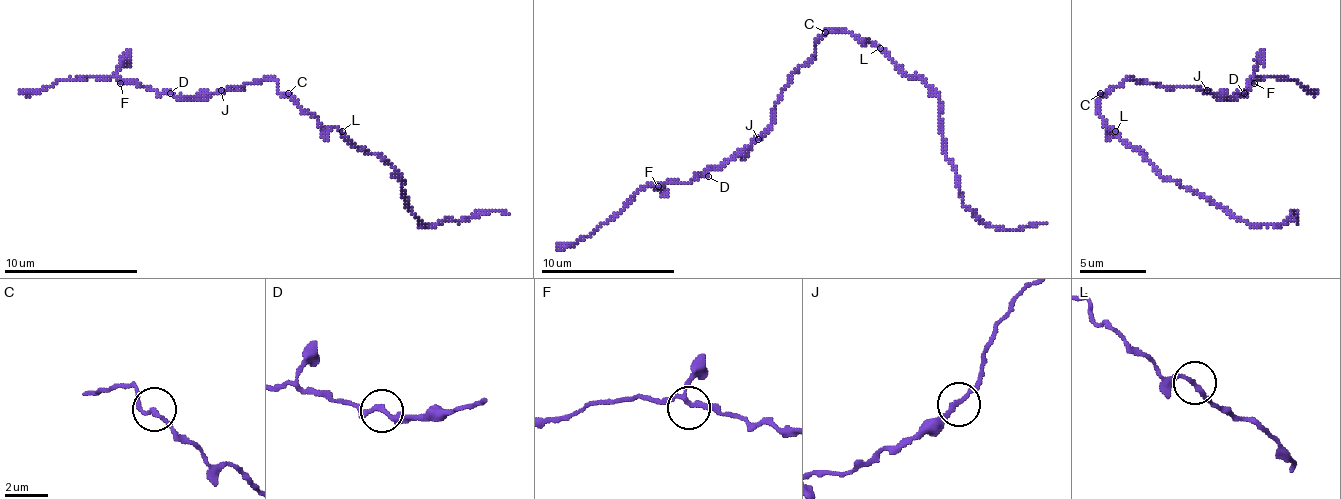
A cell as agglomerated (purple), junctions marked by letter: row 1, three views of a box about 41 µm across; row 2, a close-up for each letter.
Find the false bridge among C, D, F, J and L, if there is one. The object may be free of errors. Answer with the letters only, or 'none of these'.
none of these

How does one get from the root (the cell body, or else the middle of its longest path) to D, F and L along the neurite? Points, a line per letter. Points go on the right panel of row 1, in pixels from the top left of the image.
D: (1100, 97), (1106, 97), (1123, 80), (1140, 80), (1160, 87), (1197, 87), (1224, 97), (1244, 93)
F: (1100, 97), (1106, 97), (1123, 80), (1140, 80), (1160, 87), (1197, 87), (1224, 97), (1244, 93), (1254, 83)
L: (1100, 97), (1100, 117), (1116, 130)

